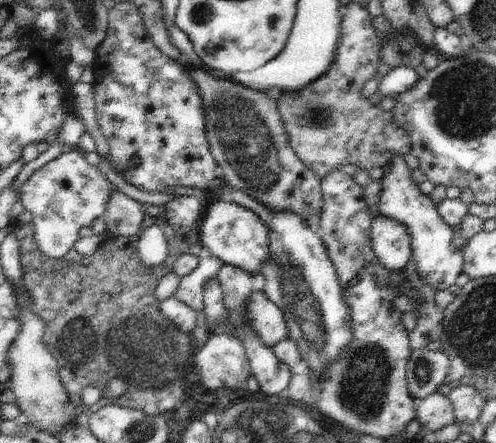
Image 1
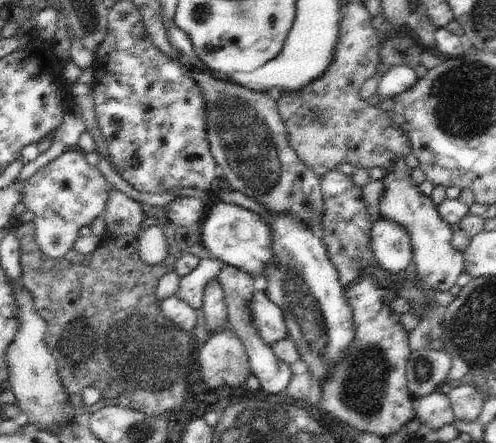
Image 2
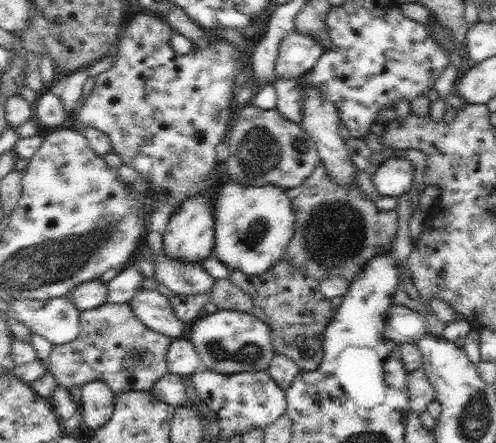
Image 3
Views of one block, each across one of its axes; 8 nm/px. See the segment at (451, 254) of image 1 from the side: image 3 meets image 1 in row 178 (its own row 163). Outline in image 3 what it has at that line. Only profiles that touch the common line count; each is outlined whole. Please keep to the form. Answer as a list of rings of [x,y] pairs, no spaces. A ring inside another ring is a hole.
[[[397,154],[395,158],[387,158],[377,166],[371,182],[381,196],[401,196],[413,186],[413,170],[415,168],[411,162]]]

